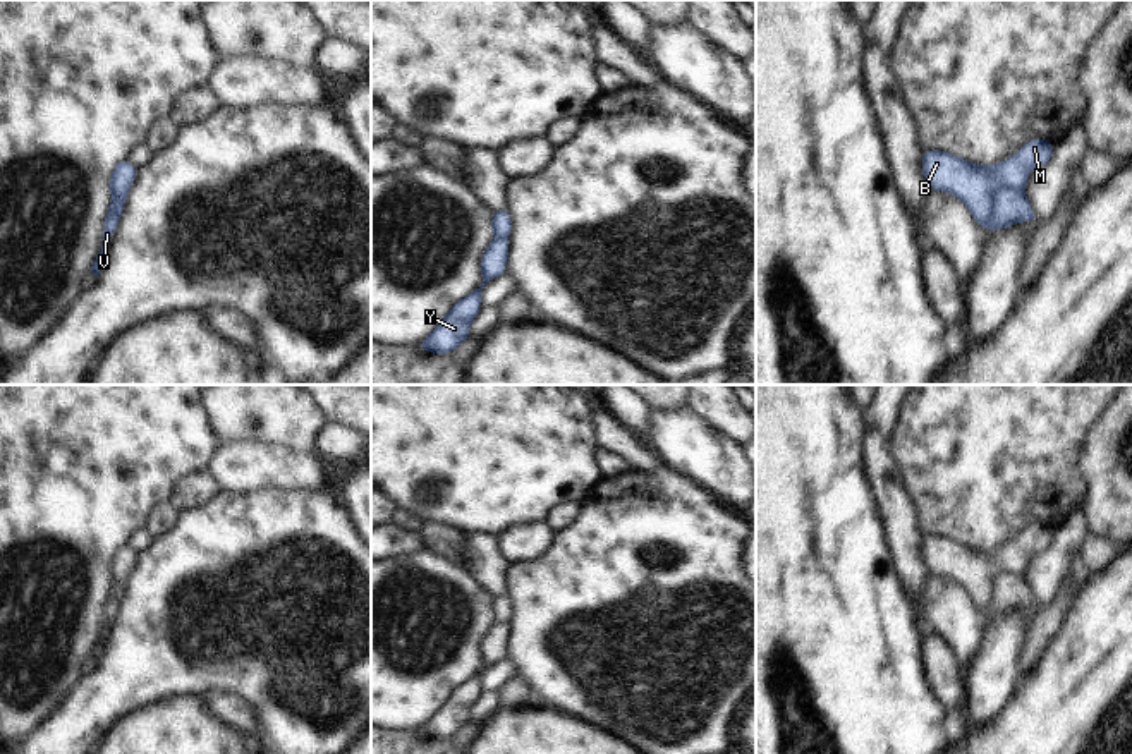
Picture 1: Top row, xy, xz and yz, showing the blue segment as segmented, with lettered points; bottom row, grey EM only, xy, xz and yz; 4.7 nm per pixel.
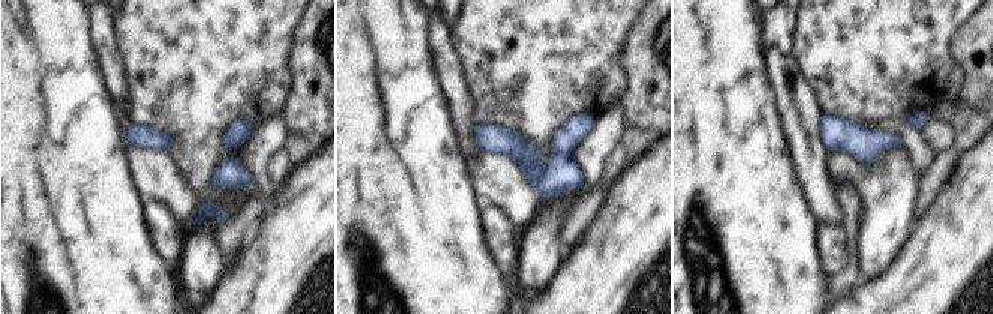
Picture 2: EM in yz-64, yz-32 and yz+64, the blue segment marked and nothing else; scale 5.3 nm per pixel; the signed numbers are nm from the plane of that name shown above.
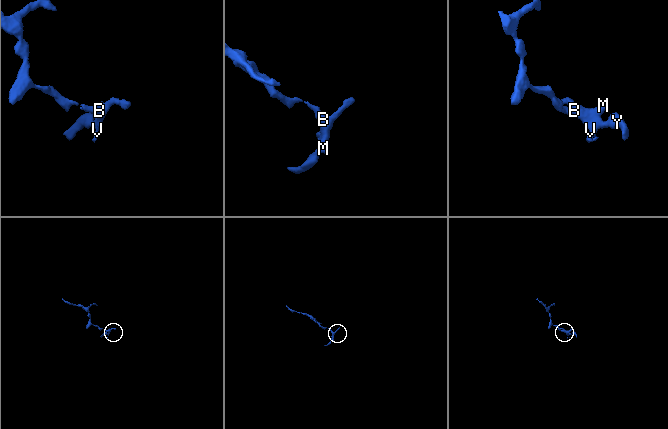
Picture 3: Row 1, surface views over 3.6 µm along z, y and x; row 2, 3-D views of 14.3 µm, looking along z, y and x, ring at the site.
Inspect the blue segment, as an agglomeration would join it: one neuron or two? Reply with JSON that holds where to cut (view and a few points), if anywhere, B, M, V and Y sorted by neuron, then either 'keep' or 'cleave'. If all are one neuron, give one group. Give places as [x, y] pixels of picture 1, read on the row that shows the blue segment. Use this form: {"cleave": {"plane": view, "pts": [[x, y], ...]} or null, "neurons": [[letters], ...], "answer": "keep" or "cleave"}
{"cleave": {"plane": "yz", "pts": [[1022, 189], [1000, 189], [995, 194], [992, 218], [985, 227]]}, "neurons": [["B", "M"], ["V", "Y"]], "answer": "cleave"}

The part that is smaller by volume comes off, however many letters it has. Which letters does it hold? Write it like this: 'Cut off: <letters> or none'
Cut off: V, Y

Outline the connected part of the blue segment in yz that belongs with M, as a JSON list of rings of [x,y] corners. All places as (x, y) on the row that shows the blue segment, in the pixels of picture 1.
[[[1044,137],[1029,139],[1015,155],[991,167],[971,163],[941,149],[922,153],[921,170],[929,189],[950,192],[971,211],[979,227],[991,220],[995,194],[1000,189],[1025,191],[1029,173],[1050,163],[1053,143]]]

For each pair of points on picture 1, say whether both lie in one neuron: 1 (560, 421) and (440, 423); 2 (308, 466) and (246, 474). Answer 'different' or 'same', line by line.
1: same
2: same

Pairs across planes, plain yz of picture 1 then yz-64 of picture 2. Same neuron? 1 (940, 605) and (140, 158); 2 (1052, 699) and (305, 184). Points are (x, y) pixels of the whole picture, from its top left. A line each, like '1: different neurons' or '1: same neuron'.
1: same neuron
2: same neuron

